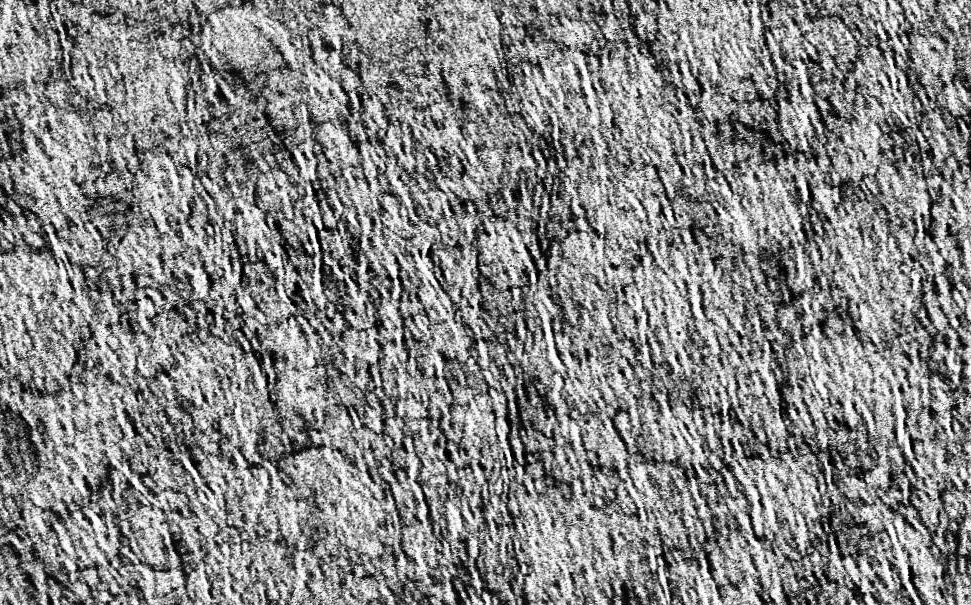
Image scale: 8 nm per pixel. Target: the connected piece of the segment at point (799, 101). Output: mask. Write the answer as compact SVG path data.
M792 88L784 100L778 102L776 122L784 134L784 138L806 156L822 156L824 154L824 132L822 132L822 116L816 106L806 100L798 88Z

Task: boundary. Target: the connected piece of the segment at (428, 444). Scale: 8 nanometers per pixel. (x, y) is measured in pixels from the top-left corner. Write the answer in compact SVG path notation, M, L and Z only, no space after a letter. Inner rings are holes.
M426 434L426 436L414 436L414 454L420 460L420 464L426 468L428 474L444 474L444 460L446 452L444 448L438 446L436 434Z

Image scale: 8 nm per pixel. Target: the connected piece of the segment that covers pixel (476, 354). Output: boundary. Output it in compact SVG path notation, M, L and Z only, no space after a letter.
M476 340L474 346L470 348L470 356L476 360L480 368L488 368L494 360L494 346L488 344L486 340Z

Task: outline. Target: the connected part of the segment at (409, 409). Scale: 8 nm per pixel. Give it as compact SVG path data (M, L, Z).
M396 400L396 418L400 420L408 420L408 418L424 418L426 410L422 404L414 402L414 400Z

